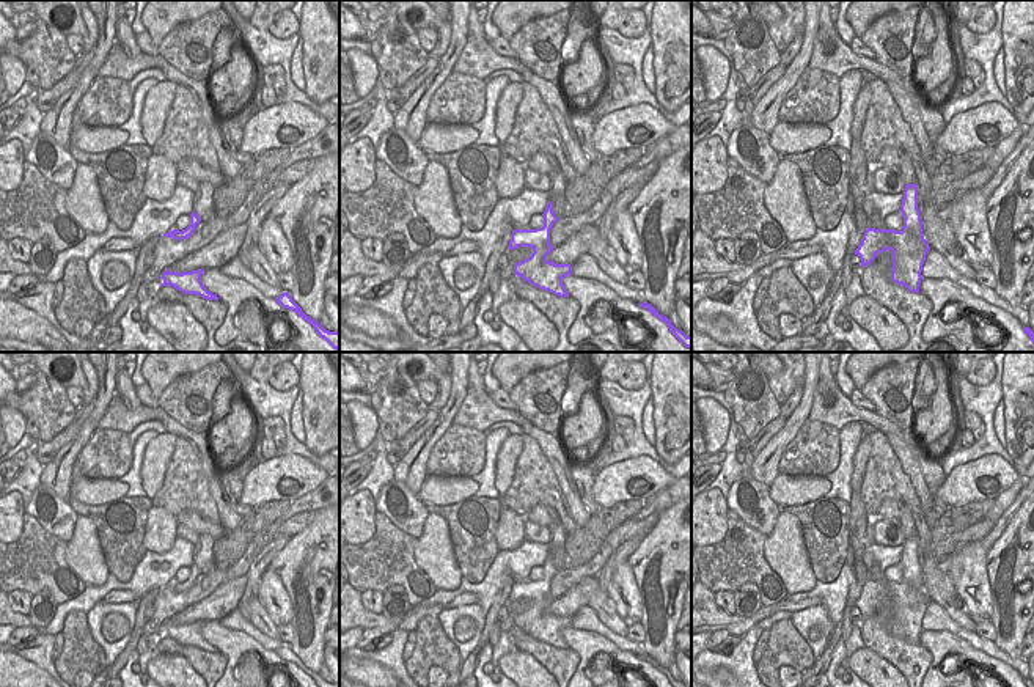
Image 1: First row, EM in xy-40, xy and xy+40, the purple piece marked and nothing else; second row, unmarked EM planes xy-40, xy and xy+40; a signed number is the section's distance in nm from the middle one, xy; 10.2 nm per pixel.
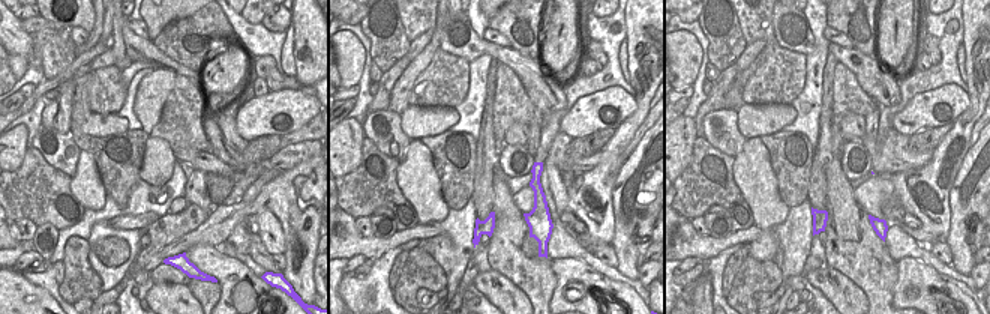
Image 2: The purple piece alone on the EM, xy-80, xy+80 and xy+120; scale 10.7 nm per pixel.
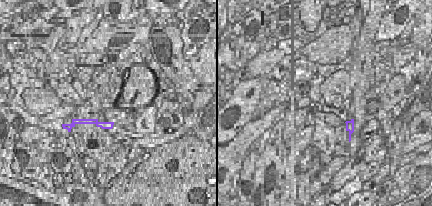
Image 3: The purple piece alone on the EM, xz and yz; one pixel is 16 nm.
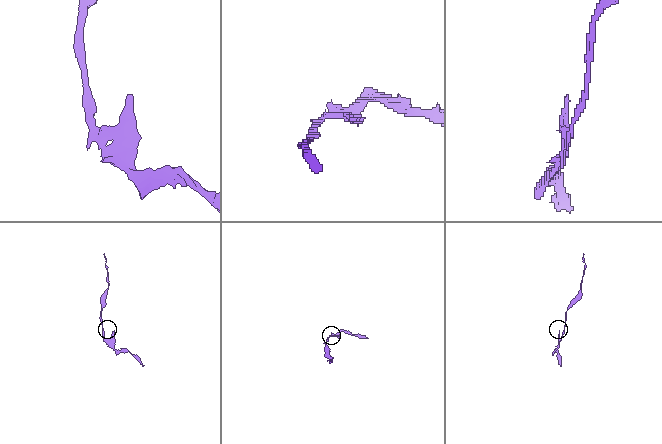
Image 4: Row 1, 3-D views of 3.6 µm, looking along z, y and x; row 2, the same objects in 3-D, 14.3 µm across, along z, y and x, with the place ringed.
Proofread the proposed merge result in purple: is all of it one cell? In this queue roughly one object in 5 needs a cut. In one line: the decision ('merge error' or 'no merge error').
merge error

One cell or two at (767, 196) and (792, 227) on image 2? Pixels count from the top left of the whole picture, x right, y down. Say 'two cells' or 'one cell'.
two cells

